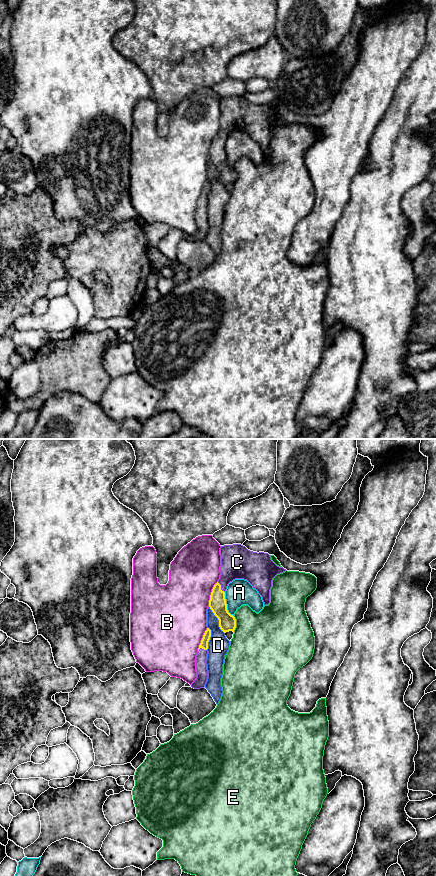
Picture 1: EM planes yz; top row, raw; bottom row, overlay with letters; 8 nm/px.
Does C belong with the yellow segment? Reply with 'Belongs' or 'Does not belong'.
Belongs

